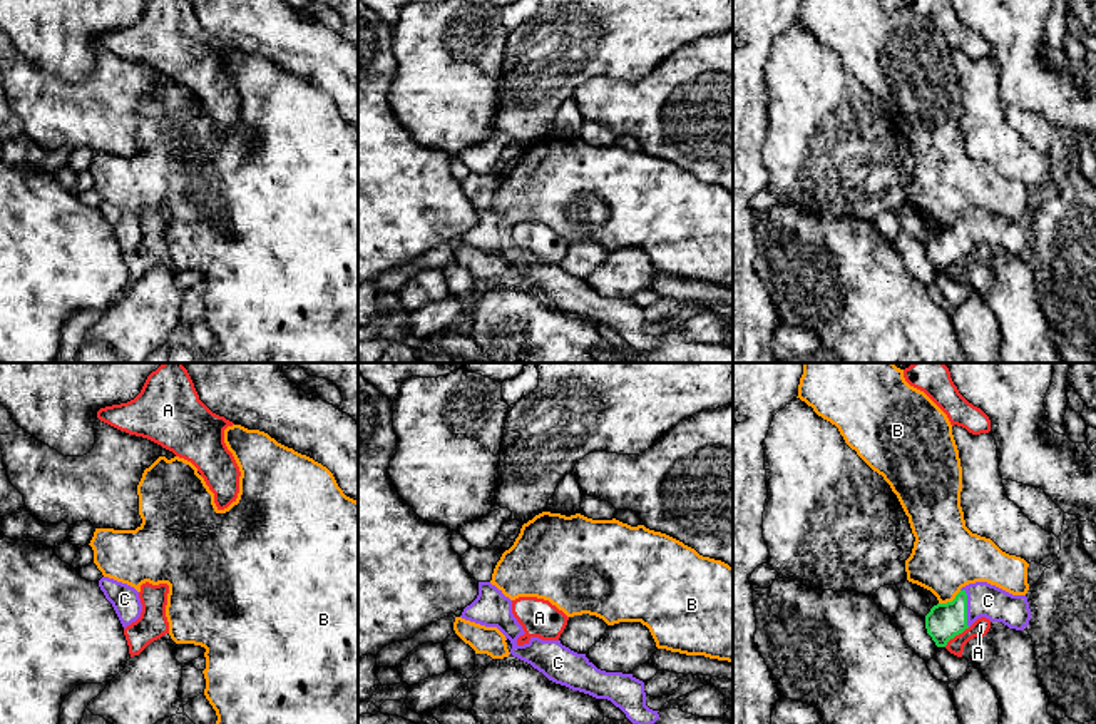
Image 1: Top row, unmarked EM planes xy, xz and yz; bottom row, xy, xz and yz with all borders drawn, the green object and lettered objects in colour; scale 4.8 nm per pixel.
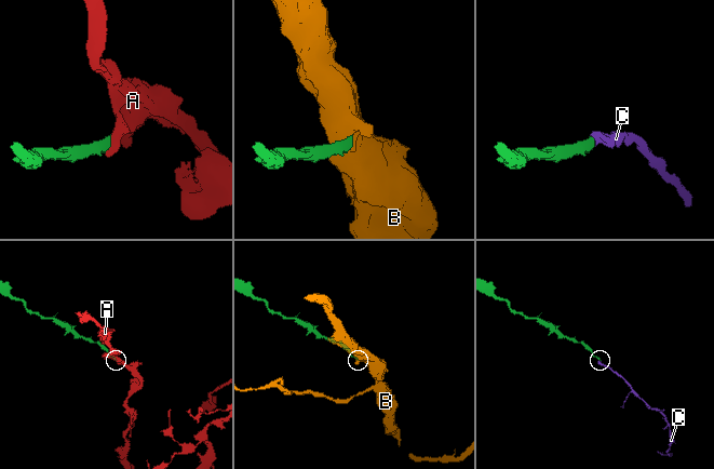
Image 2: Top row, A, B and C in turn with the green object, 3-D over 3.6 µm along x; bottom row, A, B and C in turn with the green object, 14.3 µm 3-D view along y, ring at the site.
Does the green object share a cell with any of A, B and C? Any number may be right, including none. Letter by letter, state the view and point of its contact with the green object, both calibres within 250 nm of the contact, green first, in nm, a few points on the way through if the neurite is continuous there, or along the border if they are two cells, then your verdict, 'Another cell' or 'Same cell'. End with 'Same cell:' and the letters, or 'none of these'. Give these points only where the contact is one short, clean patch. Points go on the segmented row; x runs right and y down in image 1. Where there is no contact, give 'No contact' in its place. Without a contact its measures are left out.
A: Touches green at yz (956, 634). Thickness 170 nm (green) against 80 nm. Boundary: yz (969, 627), (956, 634), (944, 646). Another cell
B: Touches green at yz (949, 602). Thickness 170 nm (green) against 320 nm. Boundary: yz (961, 591), (951, 601), (939, 604). Another cell
C: Touches green at yz (966, 607). Thickness 170 nm (green) against 160 nm. Path across: yz (944, 621), (952, 619), (966, 607), (974, 601), (988, 601). Same cell
Same cell: C

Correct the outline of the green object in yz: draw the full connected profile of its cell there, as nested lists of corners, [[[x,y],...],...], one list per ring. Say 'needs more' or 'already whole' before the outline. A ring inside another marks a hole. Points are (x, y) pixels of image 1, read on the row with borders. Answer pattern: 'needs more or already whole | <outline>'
needs more | [[[987,582],[969,584],[952,602],[937,604],[925,615],[925,629],[937,647],[969,629],[977,619],[1002,622],[1009,629],[1024,630],[1031,620],[1026,595],[1012,595]]]

